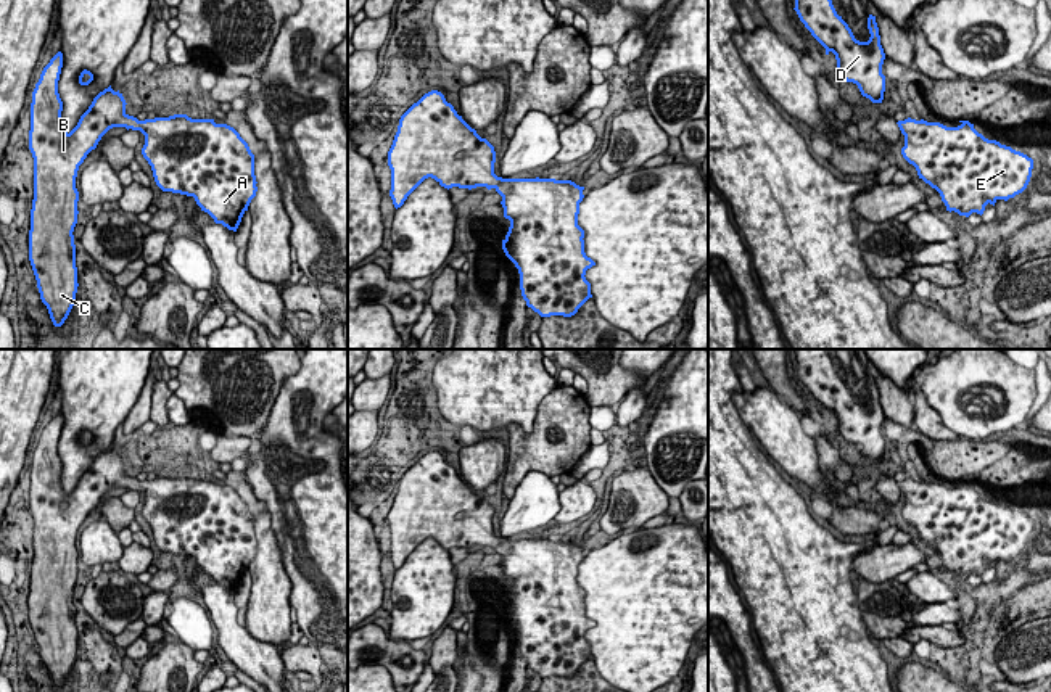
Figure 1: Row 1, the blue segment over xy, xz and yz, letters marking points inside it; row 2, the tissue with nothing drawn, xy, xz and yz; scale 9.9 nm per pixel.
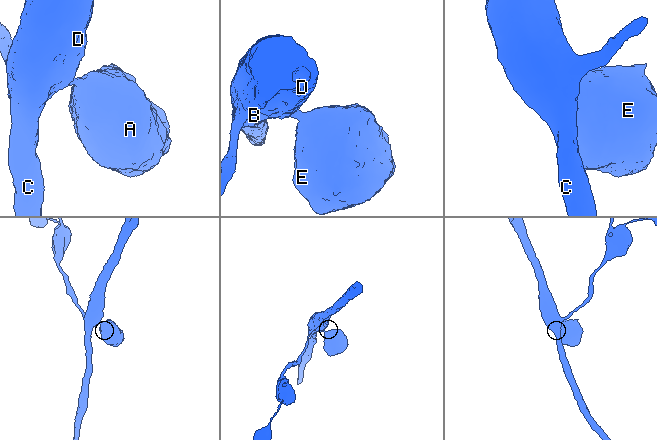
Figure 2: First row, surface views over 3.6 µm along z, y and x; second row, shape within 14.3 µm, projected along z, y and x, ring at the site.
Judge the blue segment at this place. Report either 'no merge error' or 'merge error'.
no merge error

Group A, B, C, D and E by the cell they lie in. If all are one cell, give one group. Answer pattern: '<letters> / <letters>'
A B C D E

